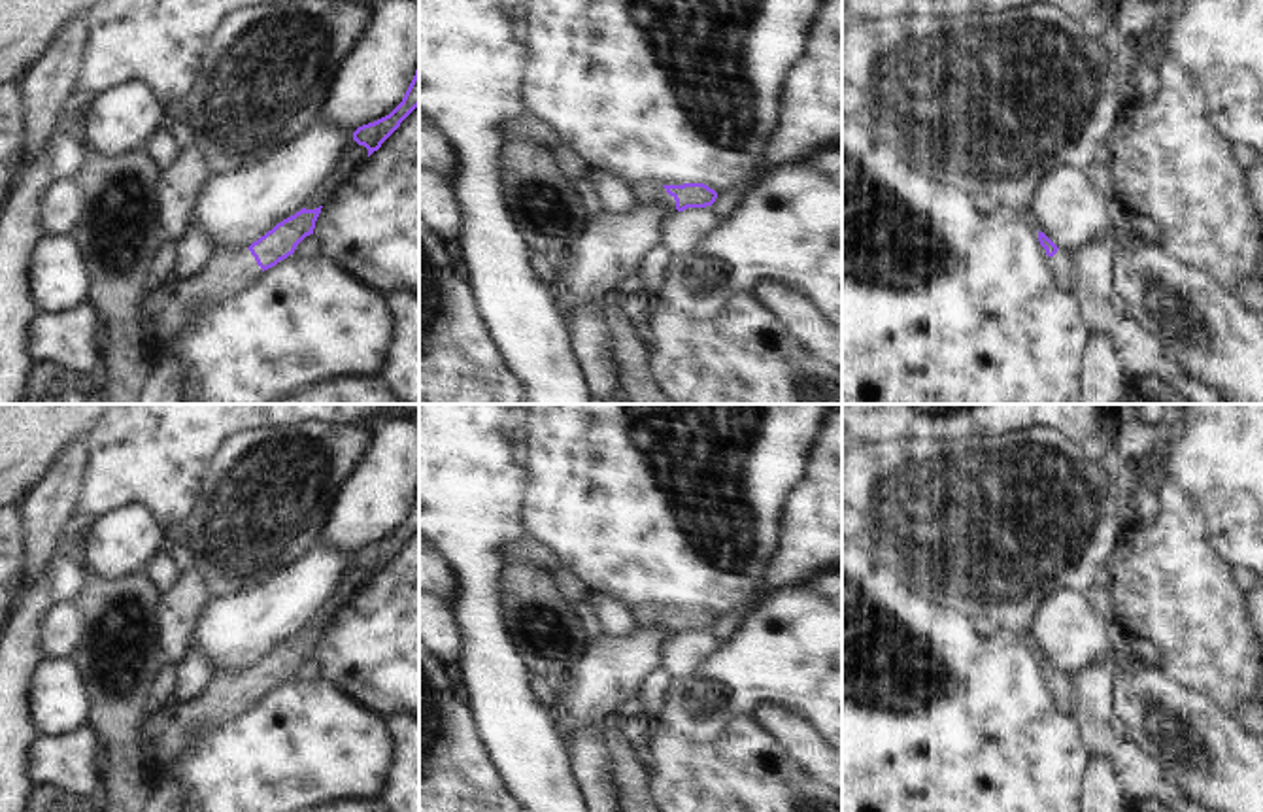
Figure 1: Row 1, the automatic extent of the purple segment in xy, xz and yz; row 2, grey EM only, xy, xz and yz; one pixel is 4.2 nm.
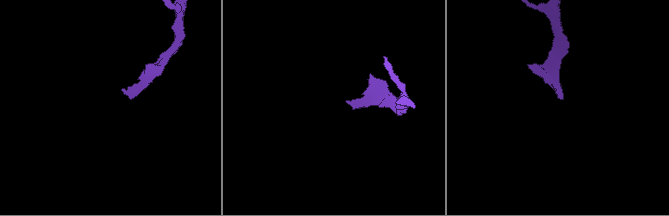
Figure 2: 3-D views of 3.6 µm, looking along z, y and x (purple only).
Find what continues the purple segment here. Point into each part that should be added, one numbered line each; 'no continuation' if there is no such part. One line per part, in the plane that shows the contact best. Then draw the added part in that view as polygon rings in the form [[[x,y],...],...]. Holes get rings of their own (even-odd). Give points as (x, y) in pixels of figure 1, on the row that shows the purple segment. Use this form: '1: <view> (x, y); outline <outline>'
1: xz (642, 191); outline [[[638,181],[636,185],[631,185],[631,191],[632,191],[634,202],[648,202],[648,200],[659,198],[676,210],[674,196],[670,196],[663,185],[657,185],[653,181]]]

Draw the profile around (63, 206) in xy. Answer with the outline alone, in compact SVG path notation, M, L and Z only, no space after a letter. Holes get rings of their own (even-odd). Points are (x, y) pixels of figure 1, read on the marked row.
M53 181L42 193L38 221L43 238L66 238L83 221L89 202L74 181Z

